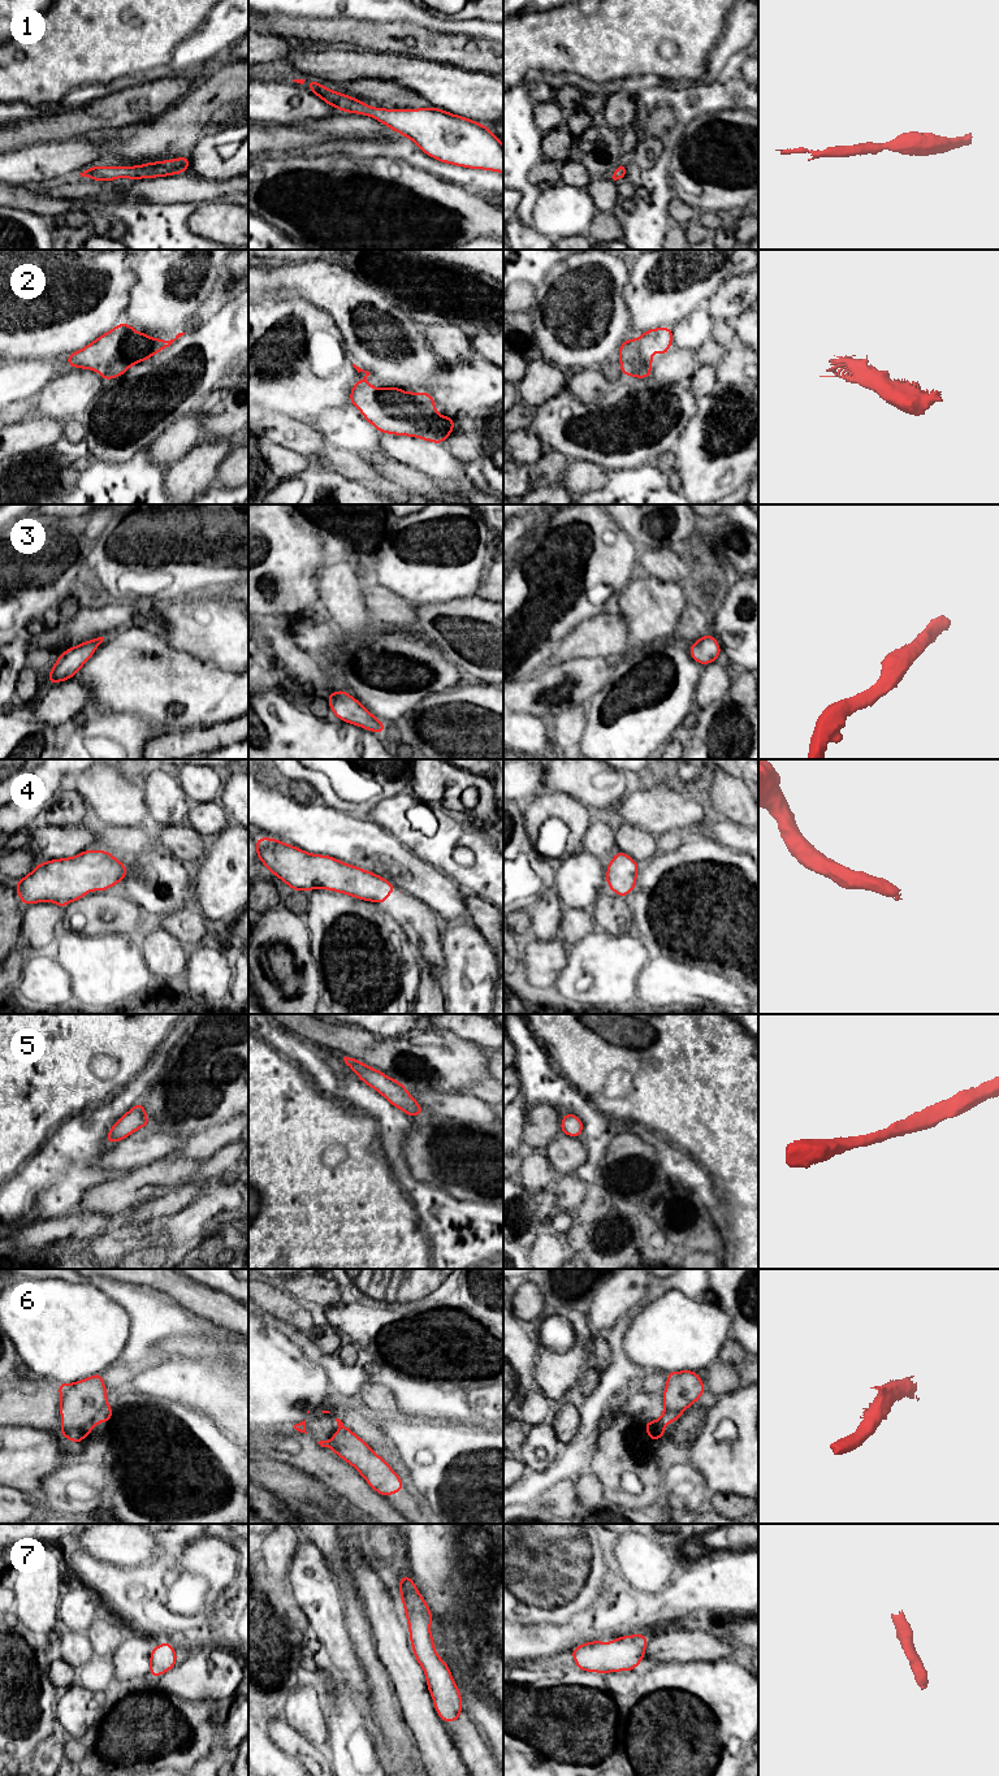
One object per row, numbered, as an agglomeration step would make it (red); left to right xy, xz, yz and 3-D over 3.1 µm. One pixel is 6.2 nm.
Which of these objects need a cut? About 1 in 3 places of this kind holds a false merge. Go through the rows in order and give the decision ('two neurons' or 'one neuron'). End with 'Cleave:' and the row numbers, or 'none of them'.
1: one neuron
2: one neuron
3: one neuron
4: one neuron
5: one neuron
6: one neuron
7: one neuron
Cleave: none of them

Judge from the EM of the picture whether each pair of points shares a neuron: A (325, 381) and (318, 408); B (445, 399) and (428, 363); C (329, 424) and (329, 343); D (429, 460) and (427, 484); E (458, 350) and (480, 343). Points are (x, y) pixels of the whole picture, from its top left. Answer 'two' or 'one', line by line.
A: one
B: two
C: two
D: two
E: two

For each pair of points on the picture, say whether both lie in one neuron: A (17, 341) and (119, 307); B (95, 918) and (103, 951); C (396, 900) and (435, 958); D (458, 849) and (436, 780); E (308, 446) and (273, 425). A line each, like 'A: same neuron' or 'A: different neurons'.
A: same neuron
B: different neurons
C: same neuron
D: different neurons
E: same neuron

